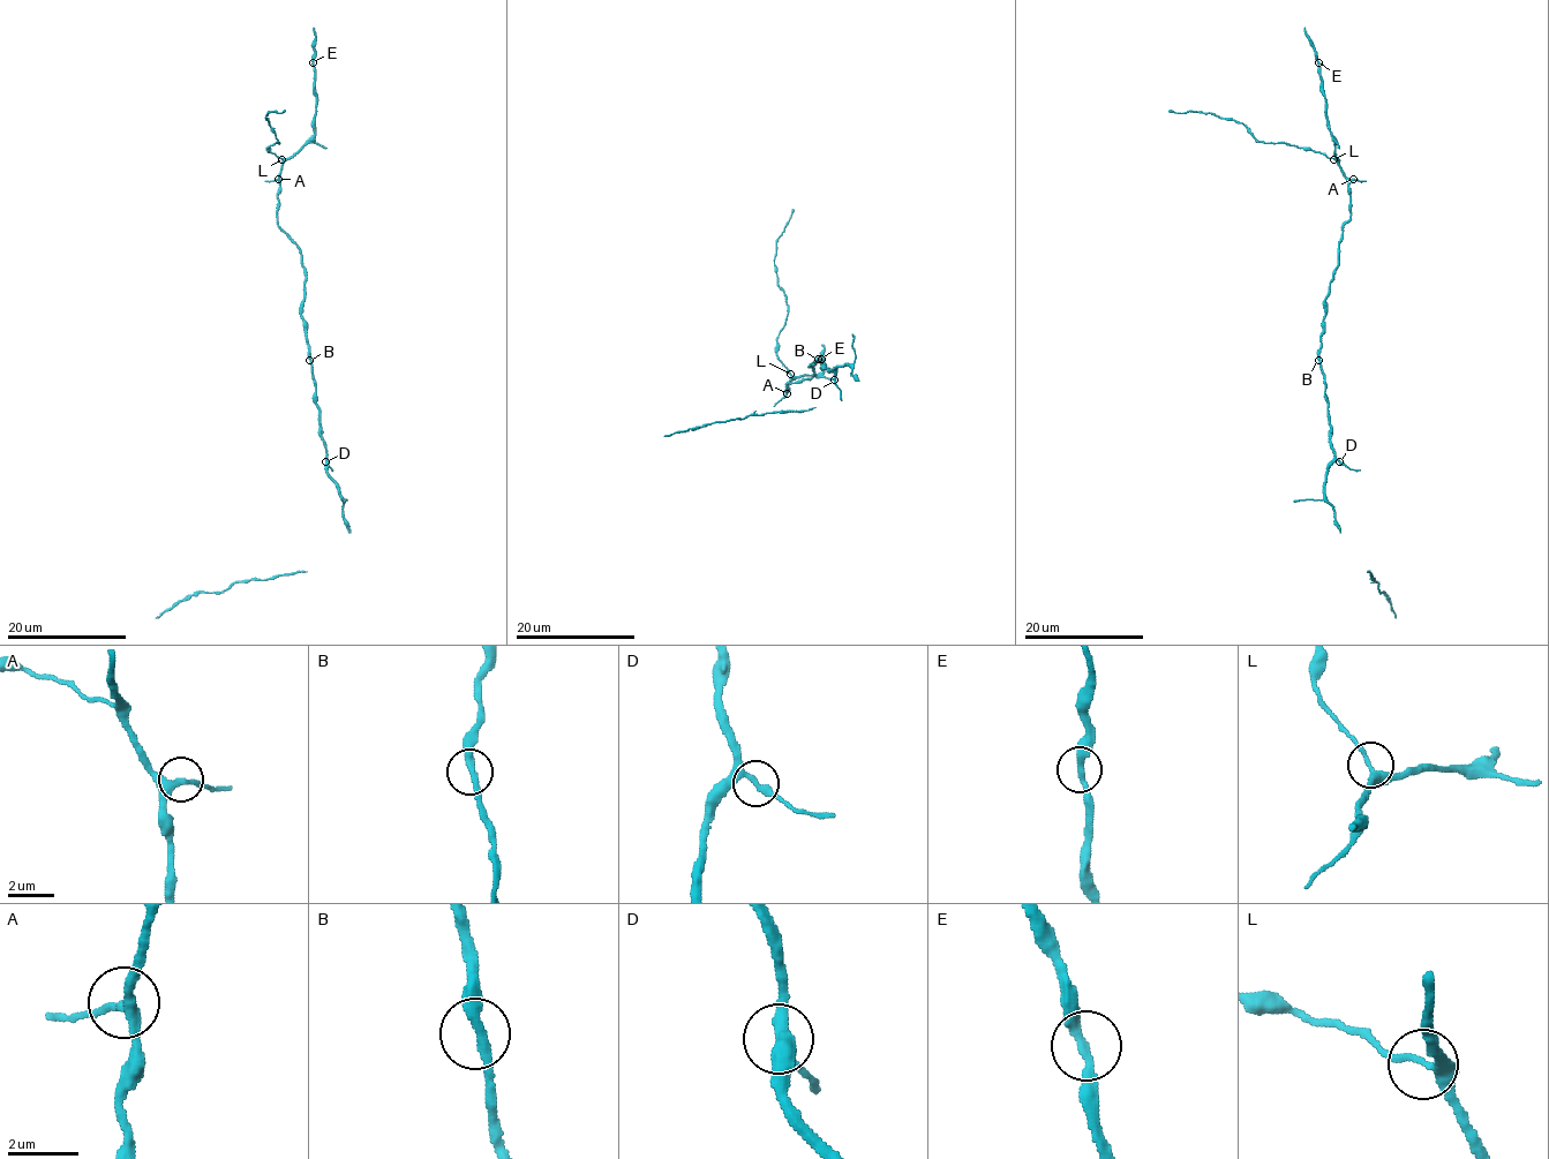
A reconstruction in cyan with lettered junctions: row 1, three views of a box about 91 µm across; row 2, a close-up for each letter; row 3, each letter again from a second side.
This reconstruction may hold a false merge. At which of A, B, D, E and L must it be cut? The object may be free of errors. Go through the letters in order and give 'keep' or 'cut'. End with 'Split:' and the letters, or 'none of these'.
A: keep
B: keep
D: keep
E: keep
L: keep
Split: none of these

